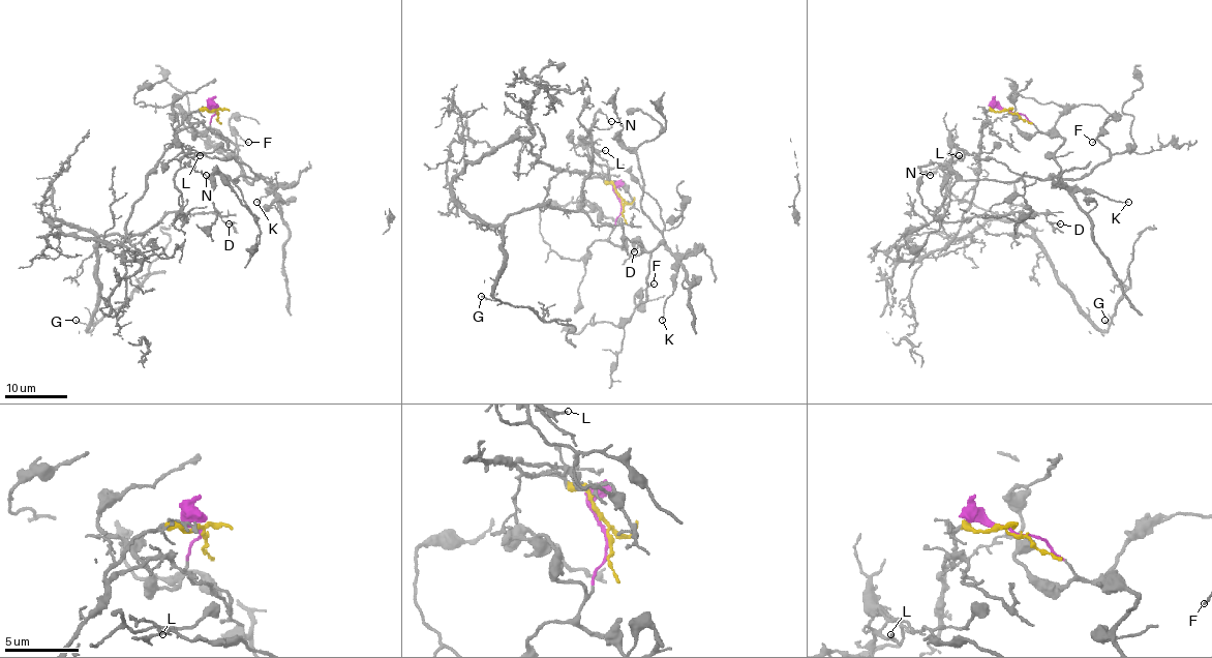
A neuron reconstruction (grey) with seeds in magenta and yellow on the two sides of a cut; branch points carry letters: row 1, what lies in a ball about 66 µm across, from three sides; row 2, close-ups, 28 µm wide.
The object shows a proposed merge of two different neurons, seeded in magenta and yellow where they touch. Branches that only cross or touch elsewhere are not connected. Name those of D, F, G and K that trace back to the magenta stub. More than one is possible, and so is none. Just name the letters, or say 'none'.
F, K

